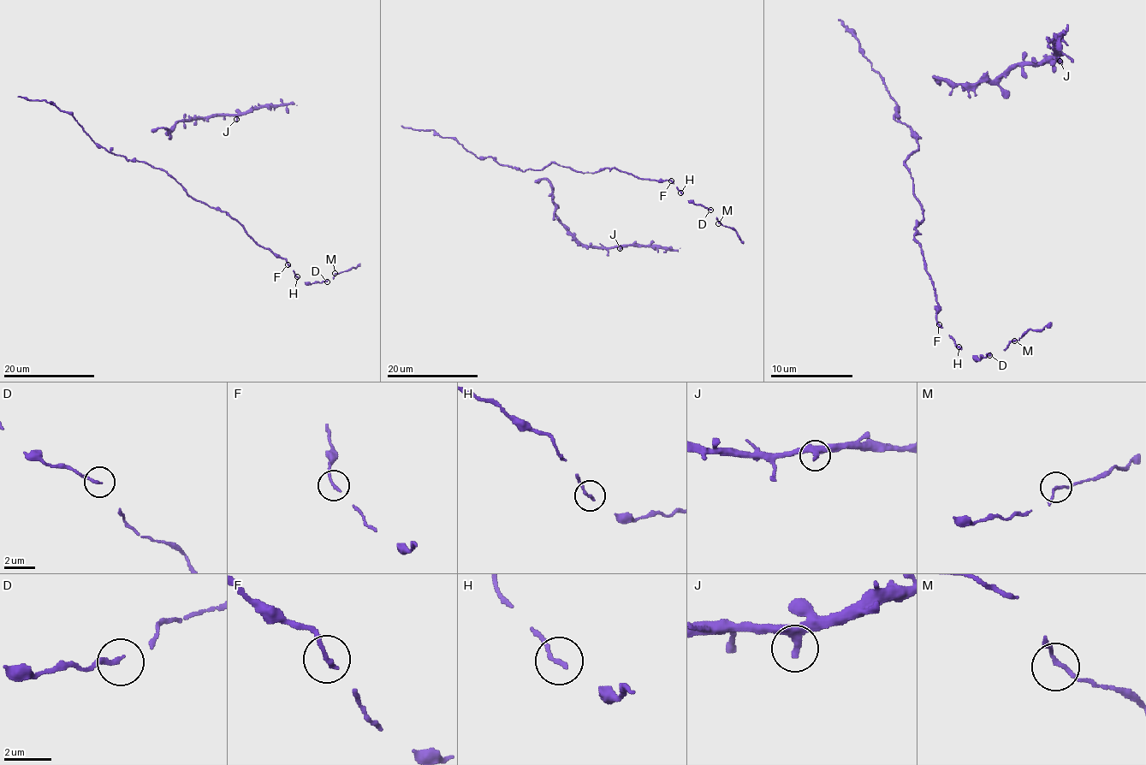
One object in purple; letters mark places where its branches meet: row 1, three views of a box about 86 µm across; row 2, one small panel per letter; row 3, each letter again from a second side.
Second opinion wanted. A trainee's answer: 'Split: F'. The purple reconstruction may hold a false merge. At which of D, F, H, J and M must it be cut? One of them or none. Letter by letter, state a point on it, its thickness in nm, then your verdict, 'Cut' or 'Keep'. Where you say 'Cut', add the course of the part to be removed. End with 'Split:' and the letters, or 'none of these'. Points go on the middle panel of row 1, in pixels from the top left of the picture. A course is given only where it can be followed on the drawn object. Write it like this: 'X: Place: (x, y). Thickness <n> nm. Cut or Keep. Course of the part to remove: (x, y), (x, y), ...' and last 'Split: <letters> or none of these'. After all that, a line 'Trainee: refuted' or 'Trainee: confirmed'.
D: Place: (710, 210). Thickness 220 nm. Keep
F: Place: (671, 180). Thickness 220 nm. Keep
H: Place: (680, 192). Thickness 220 nm. Keep
J: Place: (620, 248). Thickness 240 nm. Keep
M: Place: (718, 223). Thickness 160 nm. Keep
Split: none of these
Trainee: refuted

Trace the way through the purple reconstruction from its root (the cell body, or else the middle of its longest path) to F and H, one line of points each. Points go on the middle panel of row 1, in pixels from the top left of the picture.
F: (558, 163), (583, 173), (615, 168), (641, 178), (672, 180)
H: (558, 163), (583, 173), (615, 168), (641, 178), (670, 180), (680, 192)

